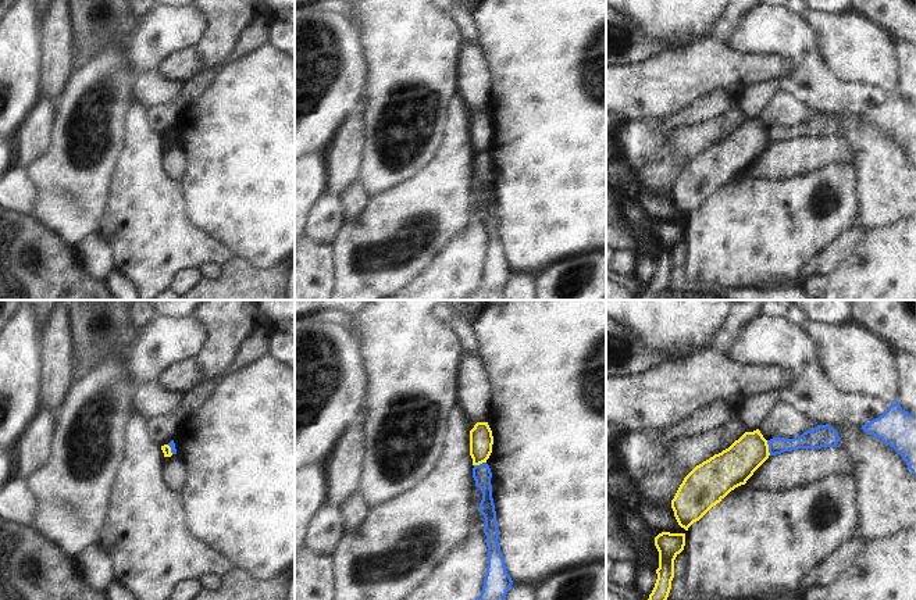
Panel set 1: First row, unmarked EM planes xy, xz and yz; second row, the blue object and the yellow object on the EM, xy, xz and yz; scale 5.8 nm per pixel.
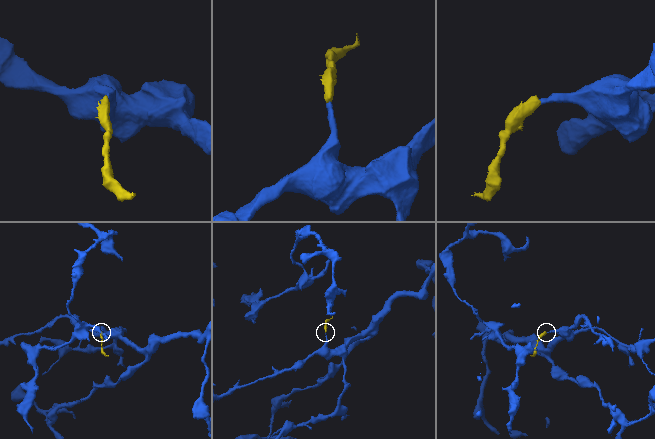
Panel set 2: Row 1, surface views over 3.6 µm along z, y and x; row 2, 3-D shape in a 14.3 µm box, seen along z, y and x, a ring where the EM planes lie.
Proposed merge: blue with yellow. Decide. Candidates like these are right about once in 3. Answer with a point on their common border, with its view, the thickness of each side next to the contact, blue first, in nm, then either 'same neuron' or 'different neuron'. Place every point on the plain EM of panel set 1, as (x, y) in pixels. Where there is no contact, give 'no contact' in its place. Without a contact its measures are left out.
yz (769, 136) | 110/220 nm | different neuron

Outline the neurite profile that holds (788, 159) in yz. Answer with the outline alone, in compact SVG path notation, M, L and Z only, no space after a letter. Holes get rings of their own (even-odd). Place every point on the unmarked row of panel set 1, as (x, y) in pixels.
M796 138L769 144L746 174L781 182L830 164L855 165L856 160L858 151L845 138Z

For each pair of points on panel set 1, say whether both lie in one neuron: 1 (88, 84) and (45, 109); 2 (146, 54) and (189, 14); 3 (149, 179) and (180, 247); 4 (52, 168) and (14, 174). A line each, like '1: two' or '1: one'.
1: two
2: one
3: one
4: two

